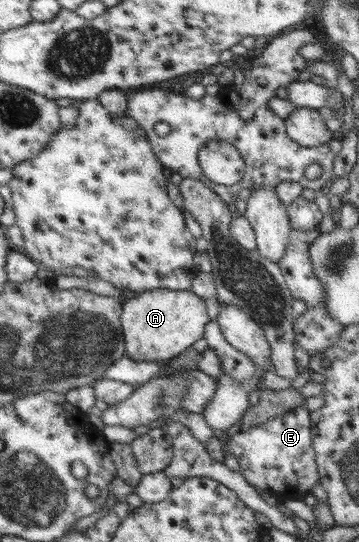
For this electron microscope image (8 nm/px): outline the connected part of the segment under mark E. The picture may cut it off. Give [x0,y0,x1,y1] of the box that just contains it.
[224,406,321,502]

